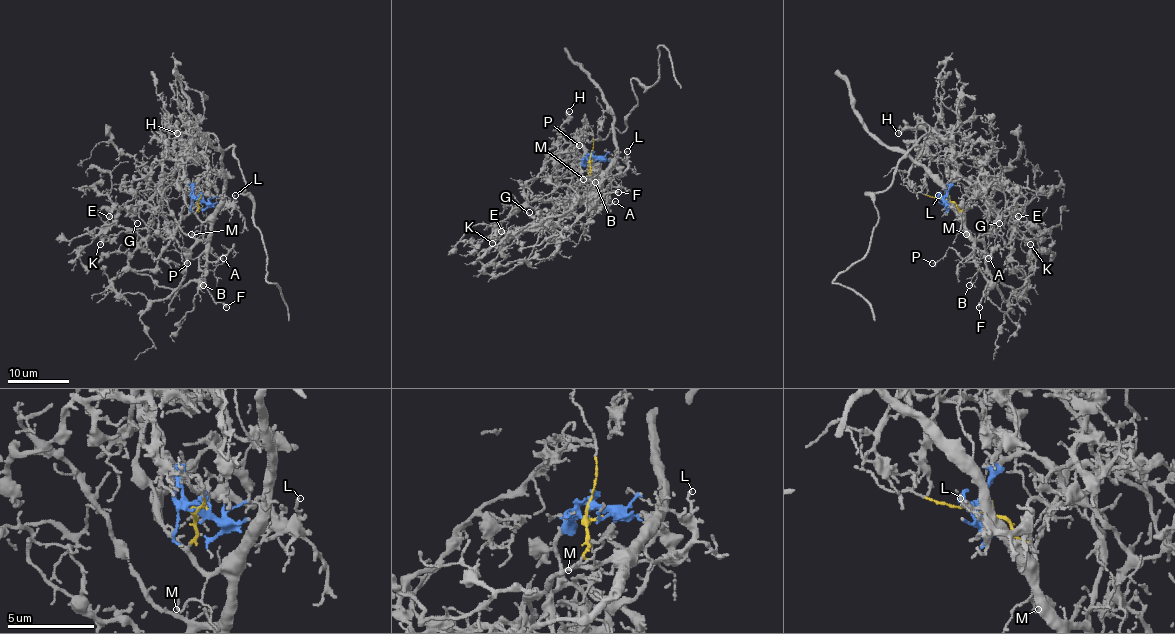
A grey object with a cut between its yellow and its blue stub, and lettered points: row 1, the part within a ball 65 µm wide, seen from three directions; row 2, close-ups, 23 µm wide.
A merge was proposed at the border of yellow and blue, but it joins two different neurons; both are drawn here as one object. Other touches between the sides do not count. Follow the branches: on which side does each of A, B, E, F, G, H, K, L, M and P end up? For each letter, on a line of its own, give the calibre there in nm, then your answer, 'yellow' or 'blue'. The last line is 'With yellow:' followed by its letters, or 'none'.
A: 160 nm thick; yellow
B: 90 nm thick; yellow
E: 140 nm thick; blue
F: 280 nm thick; yellow
G: 160 nm thick; blue
H: 190 nm thick; blue
K: 400 nm thick; blue
L: 120 nm thick; blue
M: 120 nm thick; yellow
P: 90 nm thick; yellow
With yellow: A, B, F, M, P

